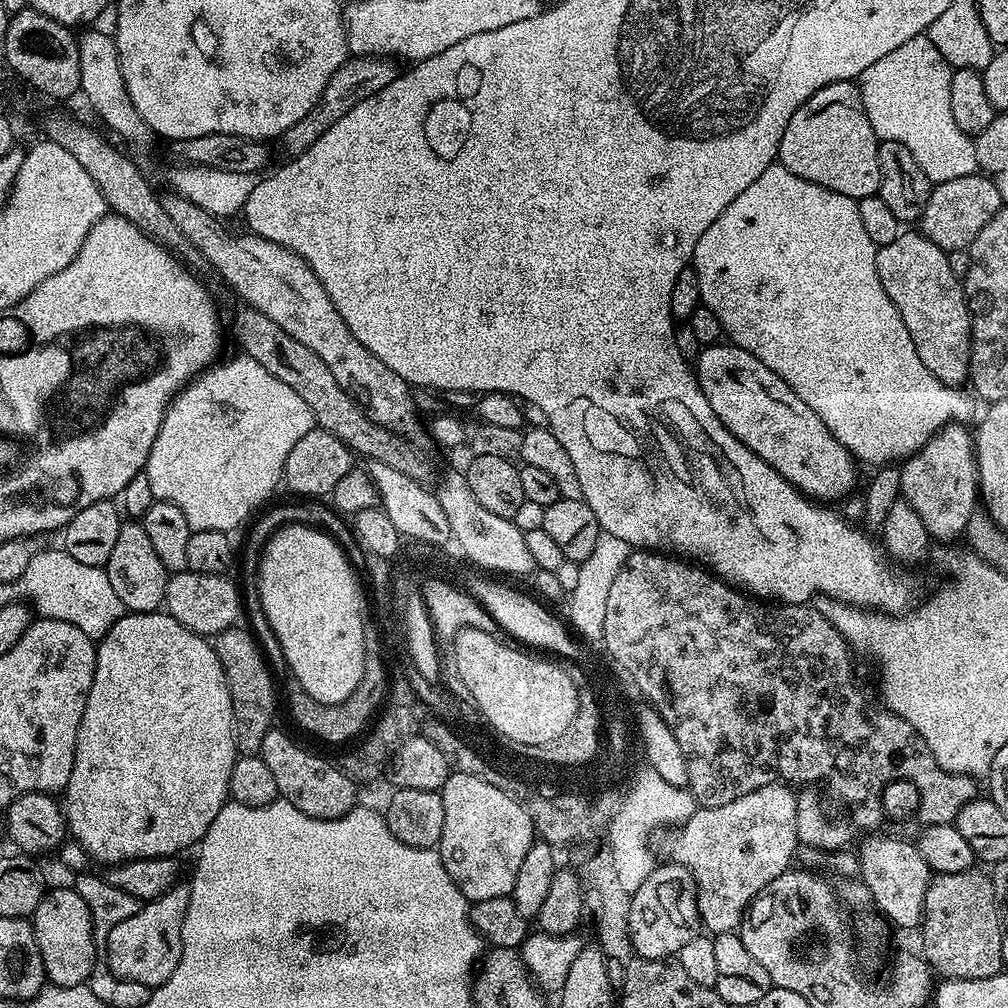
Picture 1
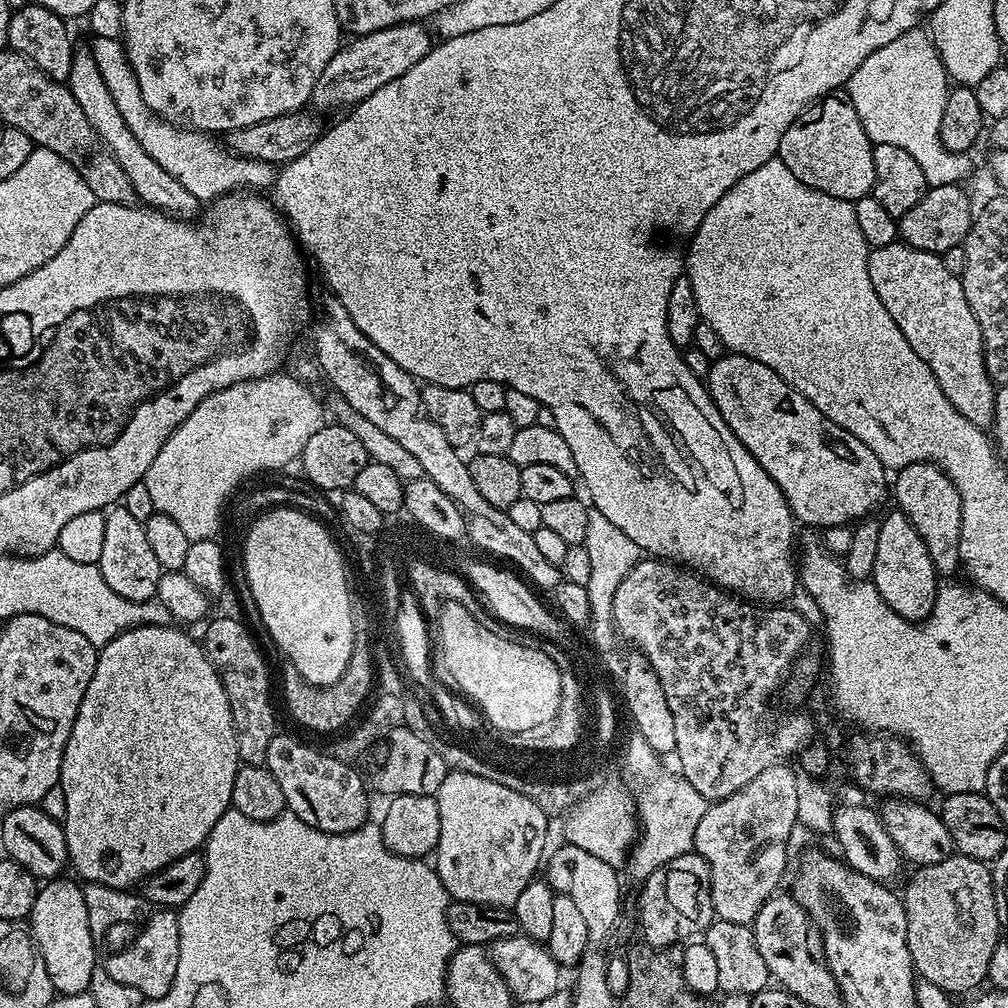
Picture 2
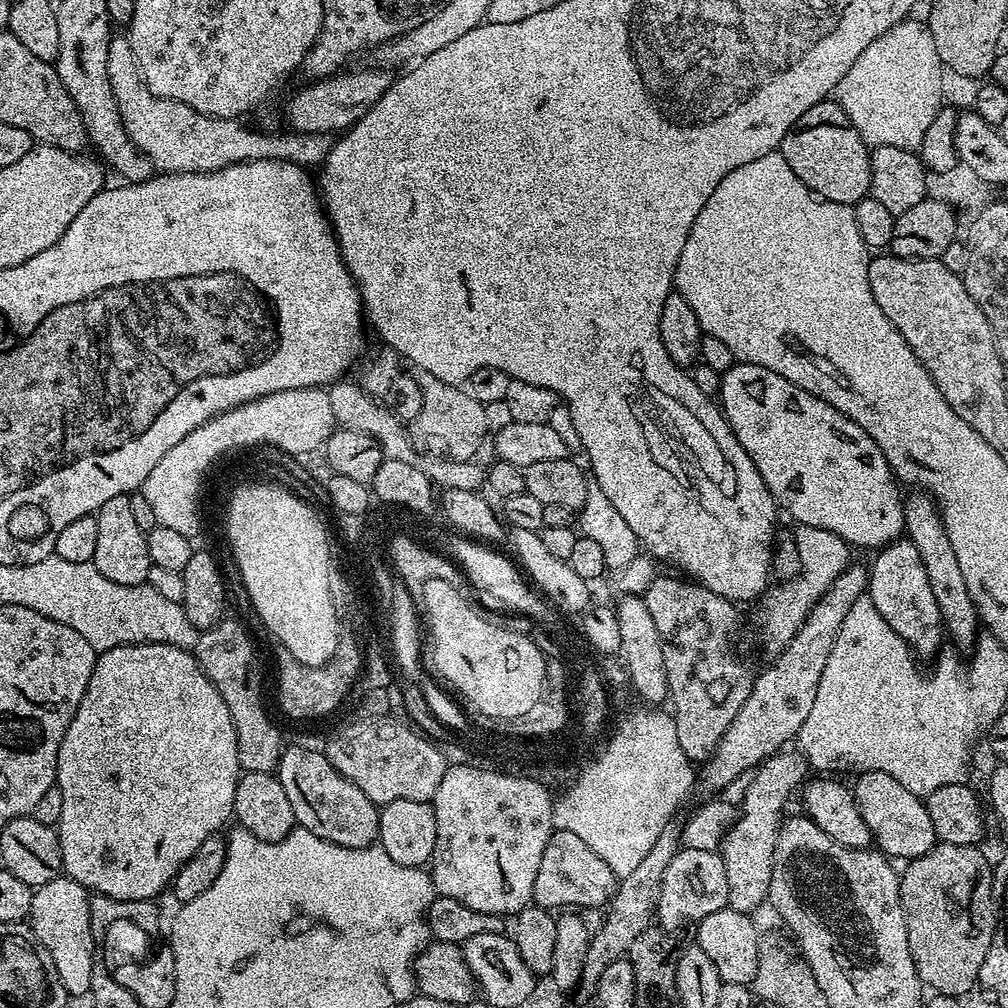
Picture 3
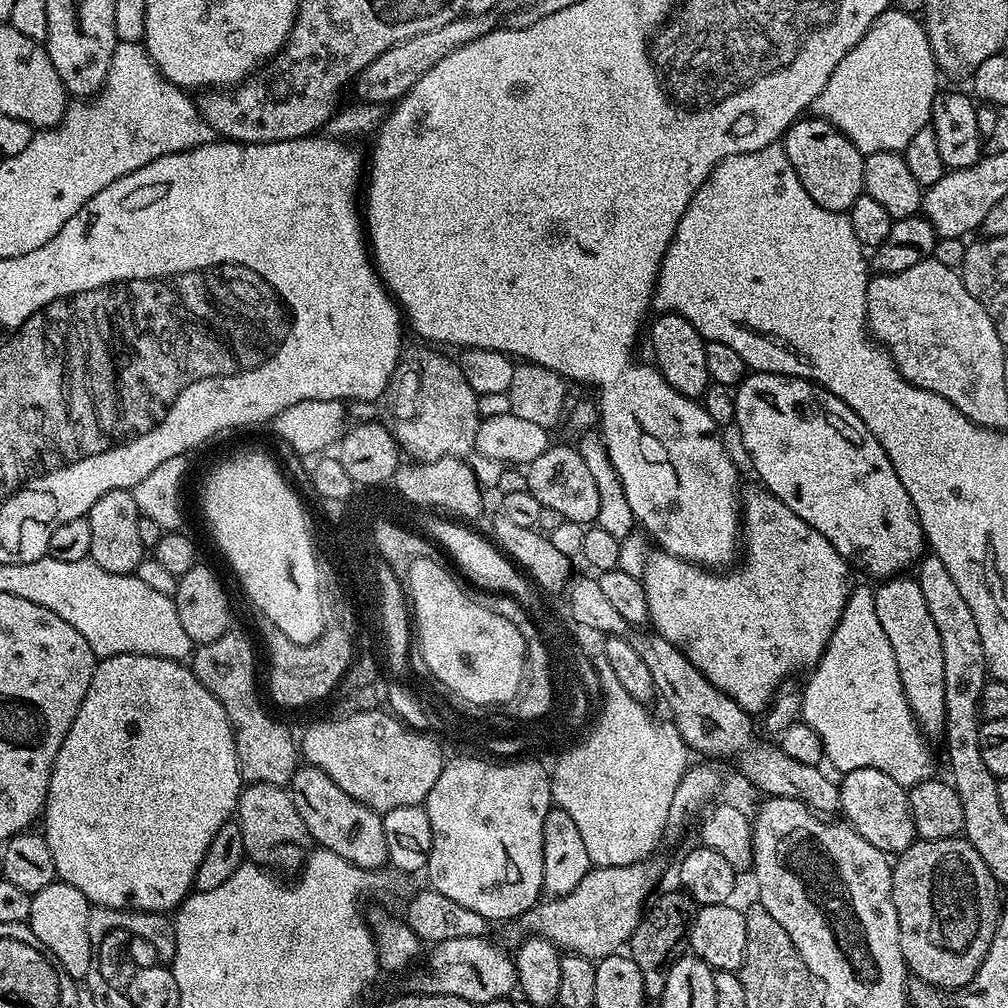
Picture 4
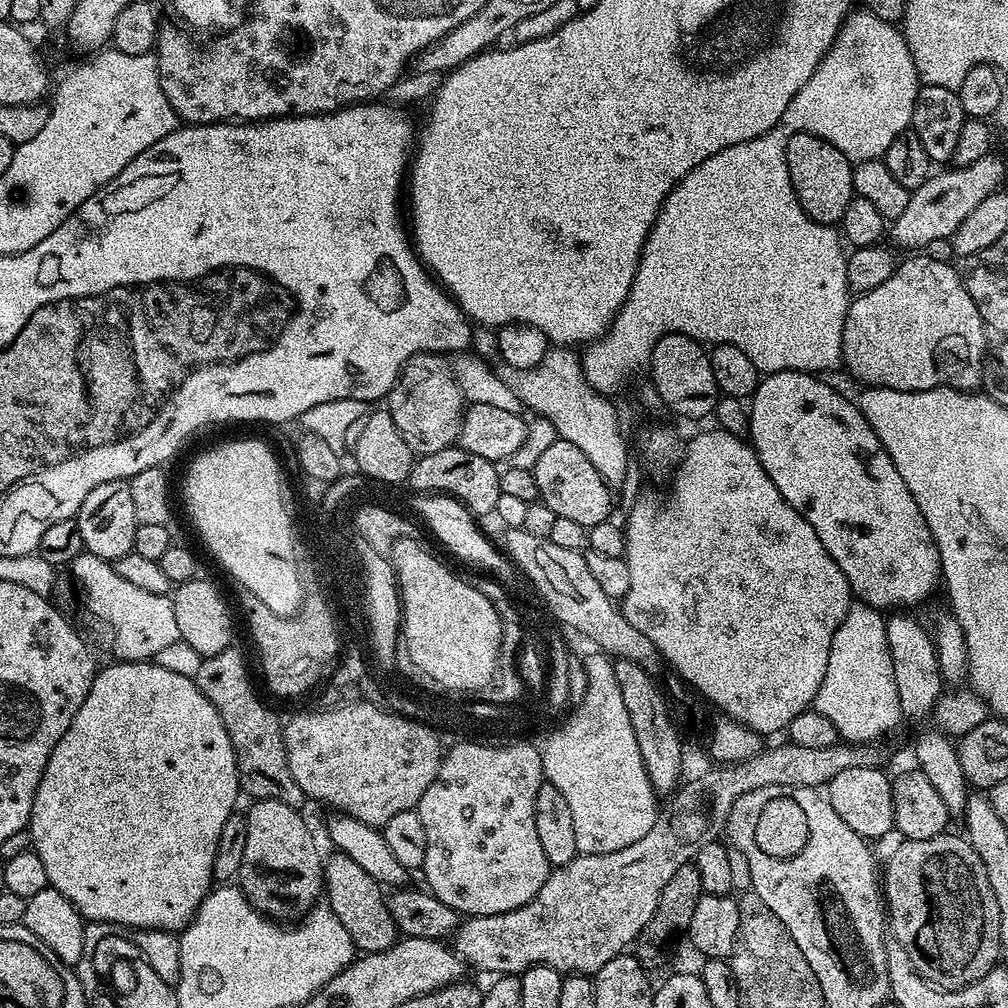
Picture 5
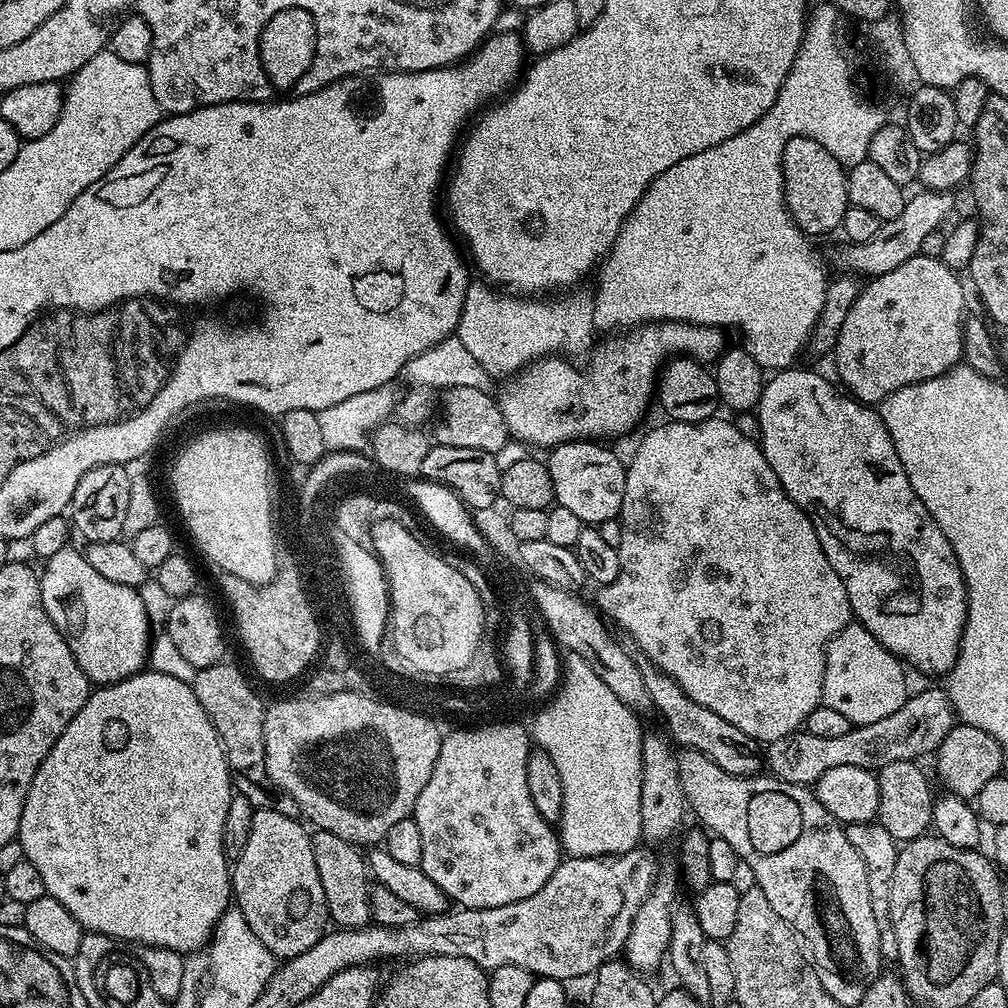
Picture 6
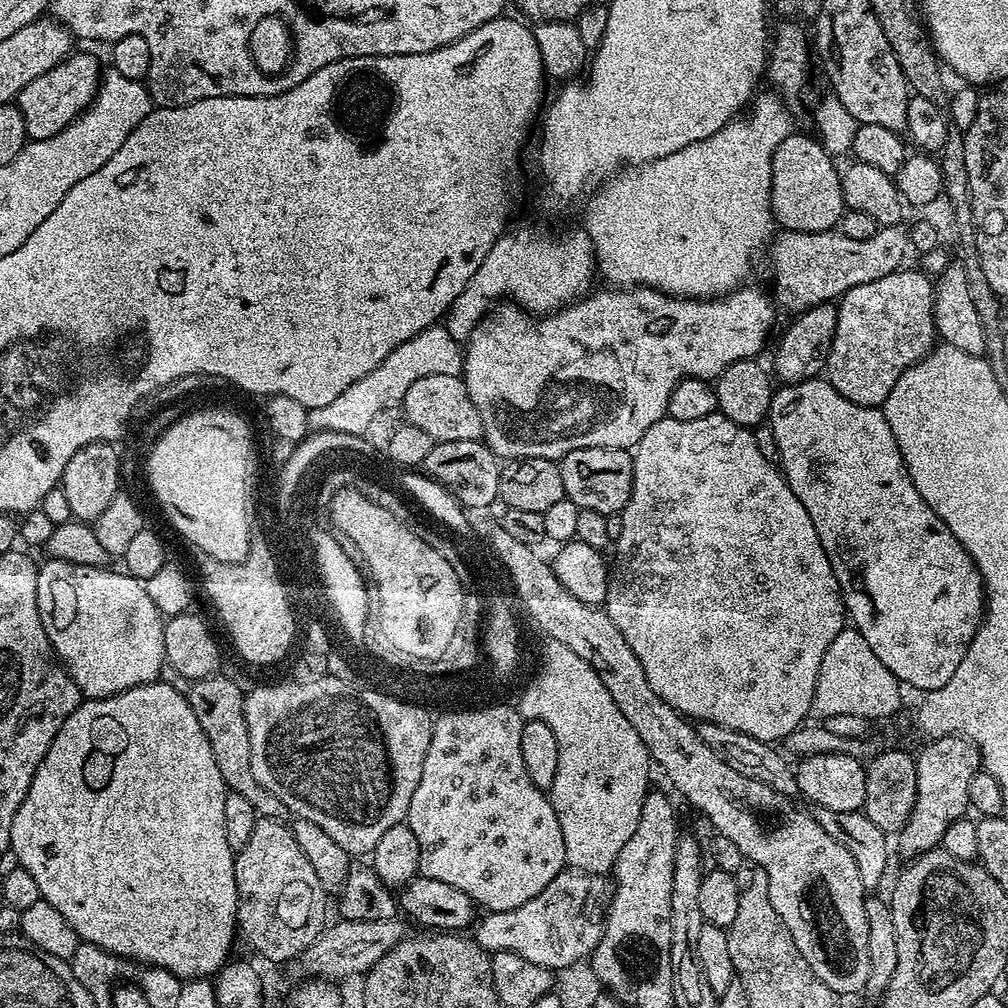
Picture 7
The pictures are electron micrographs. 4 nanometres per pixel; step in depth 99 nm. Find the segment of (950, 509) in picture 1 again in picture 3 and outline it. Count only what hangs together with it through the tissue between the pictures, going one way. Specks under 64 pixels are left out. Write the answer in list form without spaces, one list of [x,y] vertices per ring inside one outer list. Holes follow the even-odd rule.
[[[923,490],[913,492],[916,492],[913,496],[910,494],[904,496],[906,539],[916,547],[922,558],[922,566],[926,566],[926,579],[929,580],[930,590],[934,593],[934,602],[938,602],[938,610],[942,614],[947,639],[953,640],[960,648],[971,649],[982,628],[980,615],[976,613],[976,607],[970,598],[970,590],[966,590],[966,581],[962,578],[958,558],[954,555],[954,546],[946,535],[944,519],[940,516],[936,501]]]

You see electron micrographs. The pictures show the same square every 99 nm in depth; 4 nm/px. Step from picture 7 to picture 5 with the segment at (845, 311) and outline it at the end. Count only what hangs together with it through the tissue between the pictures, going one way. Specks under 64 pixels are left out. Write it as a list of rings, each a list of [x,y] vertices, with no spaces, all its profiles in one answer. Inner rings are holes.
[[[912,254],[909,260],[901,259],[896,265],[894,274],[882,282],[882,286],[874,286],[874,290],[859,293],[849,303],[847,312],[844,313],[844,329],[838,333],[838,352],[844,355],[844,364],[848,372],[856,380],[861,380],[861,385],[874,388],[889,388],[890,390],[902,390],[903,392],[921,392],[922,390],[934,390],[935,388],[959,388],[961,392],[970,392],[981,387],[984,379],[984,366],[988,352],[989,329],[983,318],[978,314],[978,306],[974,306],[974,298],[970,298],[968,287],[964,284],[964,276],[955,272],[955,267],[946,262],[934,262],[934,258],[923,254]]]

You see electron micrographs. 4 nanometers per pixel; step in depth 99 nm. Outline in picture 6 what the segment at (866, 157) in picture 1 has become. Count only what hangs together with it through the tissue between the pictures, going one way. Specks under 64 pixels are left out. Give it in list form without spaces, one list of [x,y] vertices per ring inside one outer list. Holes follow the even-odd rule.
[[[799,136],[798,138],[790,138],[790,142],[786,142],[784,153],[782,154],[784,201],[788,207],[788,212],[794,218],[794,222],[804,231],[804,235],[809,238],[824,236],[827,232],[832,231],[835,233],[839,229],[846,210],[850,207],[848,195],[846,194],[848,173],[845,165],[840,165],[839,158],[828,147],[827,143]]]

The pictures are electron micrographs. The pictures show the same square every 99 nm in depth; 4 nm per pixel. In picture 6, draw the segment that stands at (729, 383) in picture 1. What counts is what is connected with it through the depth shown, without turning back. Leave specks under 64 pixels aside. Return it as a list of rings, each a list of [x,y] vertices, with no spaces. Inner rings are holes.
[[[800,367],[786,368],[767,377],[758,409],[762,422],[762,438],[758,442],[760,449],[764,451],[766,462],[770,462],[770,470],[774,470],[784,493],[797,506],[803,508],[805,514],[812,519],[812,525],[818,534],[818,542],[822,542],[822,550],[826,550],[826,558],[830,558],[830,566],[838,570],[842,578],[842,586],[846,586],[853,617],[863,628],[870,630],[870,634],[874,634],[874,638],[878,638],[878,642],[882,642],[882,646],[886,646],[886,650],[894,653],[909,669],[917,668],[918,671],[925,672],[928,676],[941,675],[940,677],[943,677],[956,665],[968,613],[968,591],[964,585],[962,570],[958,566],[954,550],[946,534],[942,534],[938,522],[934,522],[930,510],[926,510],[926,506],[910,486],[910,478],[906,478],[902,458],[898,458],[898,450],[894,450],[894,442],[886,430],[884,419],[880,417],[879,411],[875,407],[861,404],[859,400],[853,398],[847,391],[841,390],[835,383],[832,385],[826,377],[819,376],[816,372],[807,372],[806,369]]]

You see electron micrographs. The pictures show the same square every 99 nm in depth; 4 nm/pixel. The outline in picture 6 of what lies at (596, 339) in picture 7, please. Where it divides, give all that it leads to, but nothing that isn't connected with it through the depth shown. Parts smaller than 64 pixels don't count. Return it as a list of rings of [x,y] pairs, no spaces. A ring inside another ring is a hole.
[[[673,320],[663,322],[649,322],[637,327],[631,333],[629,340],[613,335],[604,348],[597,347],[591,353],[592,361],[588,369],[583,372],[575,368],[573,361],[568,358],[557,358],[549,354],[537,358],[523,370],[515,373],[507,381],[508,384],[498,392],[498,403],[502,418],[508,427],[508,435],[513,441],[520,441],[524,445],[537,444],[543,450],[551,450],[557,444],[565,444],[571,440],[590,440],[604,438],[600,436],[620,436],[628,432],[644,416],[648,403],[653,403],[654,393],[658,388],[658,377],[669,360],[686,355],[701,362],[715,362],[726,351],[724,344],[725,333],[719,328],[702,326],[701,324],[679,324]]]

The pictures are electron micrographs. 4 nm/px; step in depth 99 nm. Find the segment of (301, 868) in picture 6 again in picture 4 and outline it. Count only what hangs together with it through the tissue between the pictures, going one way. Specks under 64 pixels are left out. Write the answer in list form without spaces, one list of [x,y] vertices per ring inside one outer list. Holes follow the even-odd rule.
[[[248,784],[236,803],[235,823],[242,830],[245,857],[262,868],[299,869],[310,851],[306,822],[294,807],[294,798],[287,787],[278,784]]]

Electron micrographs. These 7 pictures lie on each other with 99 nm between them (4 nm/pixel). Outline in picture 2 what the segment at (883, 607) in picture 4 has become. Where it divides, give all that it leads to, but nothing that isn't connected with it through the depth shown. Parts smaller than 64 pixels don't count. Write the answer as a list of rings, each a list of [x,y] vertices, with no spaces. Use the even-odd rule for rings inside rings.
[[[892,510],[888,517],[880,520],[878,530],[878,555],[874,557],[874,570],[870,582],[882,594],[882,602],[890,606],[902,618],[919,622],[925,620],[934,610],[938,573],[930,554],[926,551],[926,542],[918,535],[918,530],[910,526],[910,518],[899,510]]]

